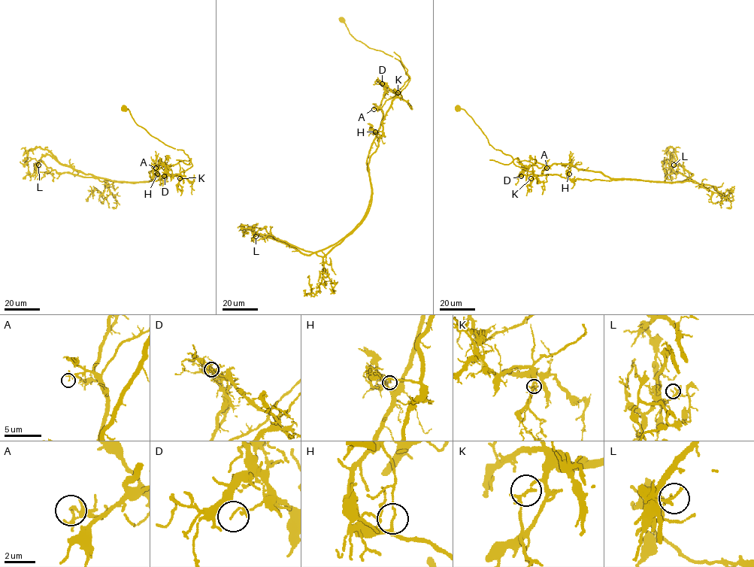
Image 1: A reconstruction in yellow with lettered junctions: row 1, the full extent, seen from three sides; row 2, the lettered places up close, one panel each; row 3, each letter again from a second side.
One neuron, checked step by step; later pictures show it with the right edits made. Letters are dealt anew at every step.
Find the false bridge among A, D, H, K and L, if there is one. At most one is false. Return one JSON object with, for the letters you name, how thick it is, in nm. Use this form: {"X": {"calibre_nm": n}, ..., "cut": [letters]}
{"H": {"calibre_nm": 90}, "cut": ["H"]}

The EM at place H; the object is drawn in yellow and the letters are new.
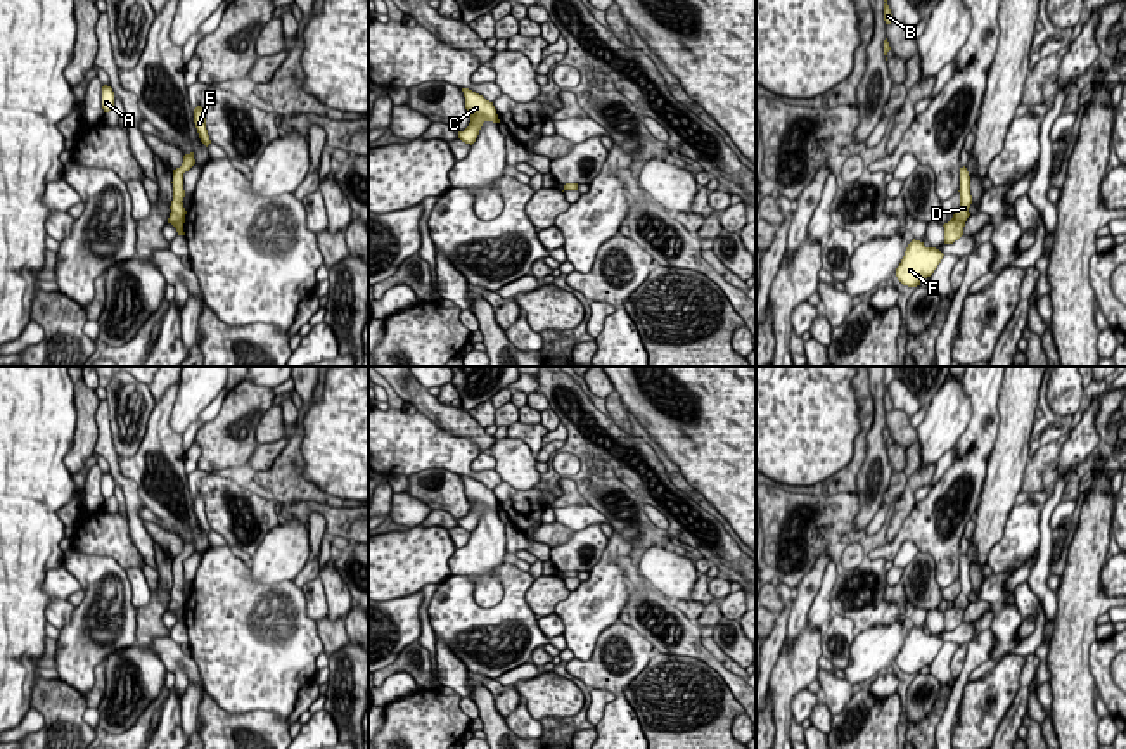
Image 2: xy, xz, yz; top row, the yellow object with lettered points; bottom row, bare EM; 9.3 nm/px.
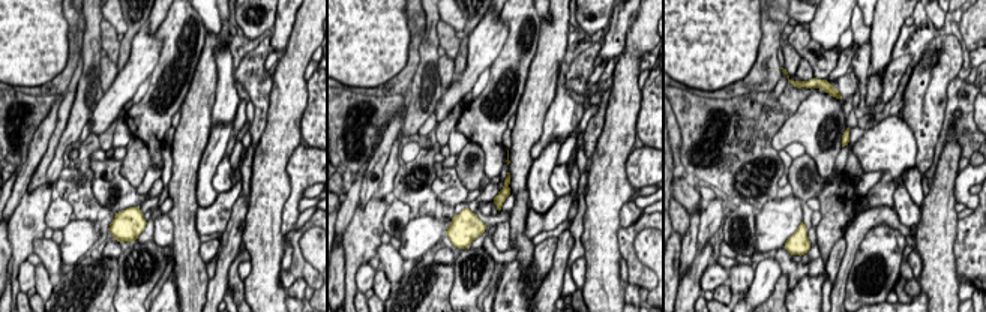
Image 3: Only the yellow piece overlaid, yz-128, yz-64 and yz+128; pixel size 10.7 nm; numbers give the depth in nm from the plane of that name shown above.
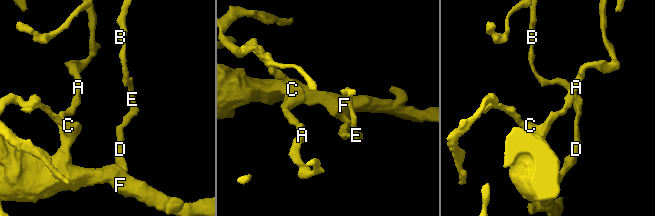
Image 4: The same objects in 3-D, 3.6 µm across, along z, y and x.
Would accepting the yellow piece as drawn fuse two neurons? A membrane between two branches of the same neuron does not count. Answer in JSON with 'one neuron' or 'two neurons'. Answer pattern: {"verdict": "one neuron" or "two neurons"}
{"verdict": "two neurons"}

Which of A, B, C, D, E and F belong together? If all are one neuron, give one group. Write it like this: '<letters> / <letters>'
A C D F / B E

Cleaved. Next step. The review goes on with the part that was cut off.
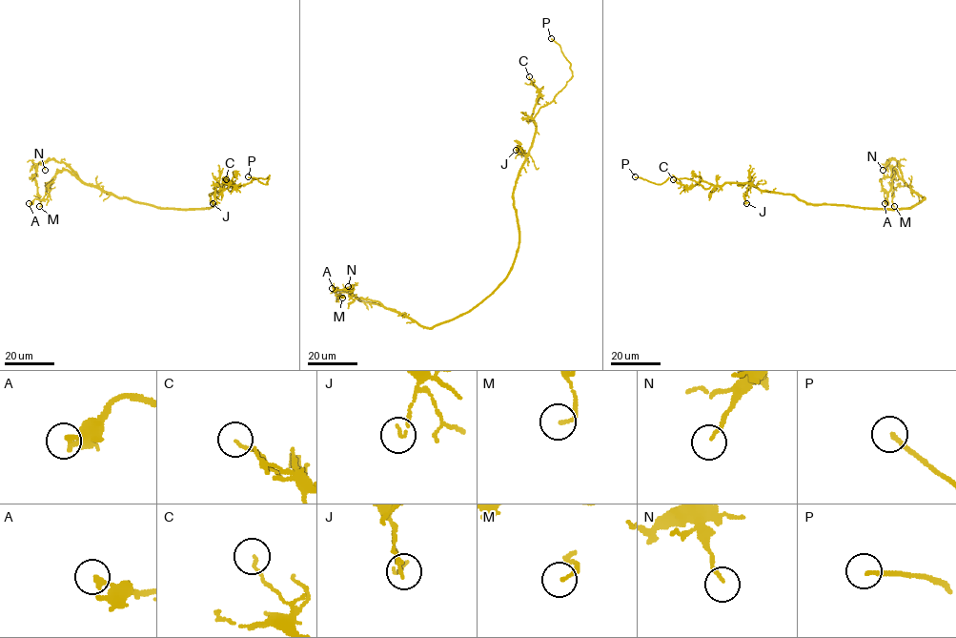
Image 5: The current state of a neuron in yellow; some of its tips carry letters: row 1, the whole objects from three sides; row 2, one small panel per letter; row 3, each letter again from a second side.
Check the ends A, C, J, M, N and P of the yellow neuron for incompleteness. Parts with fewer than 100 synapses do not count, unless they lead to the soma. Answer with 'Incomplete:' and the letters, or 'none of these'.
Incomplete: P

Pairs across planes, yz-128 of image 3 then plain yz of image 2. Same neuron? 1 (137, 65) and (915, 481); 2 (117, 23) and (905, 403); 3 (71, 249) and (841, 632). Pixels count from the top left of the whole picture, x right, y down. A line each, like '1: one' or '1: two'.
1: two
2: one
3: two

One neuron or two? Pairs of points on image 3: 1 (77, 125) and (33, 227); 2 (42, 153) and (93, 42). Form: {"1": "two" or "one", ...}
{"1": "one", "2": "one"}

